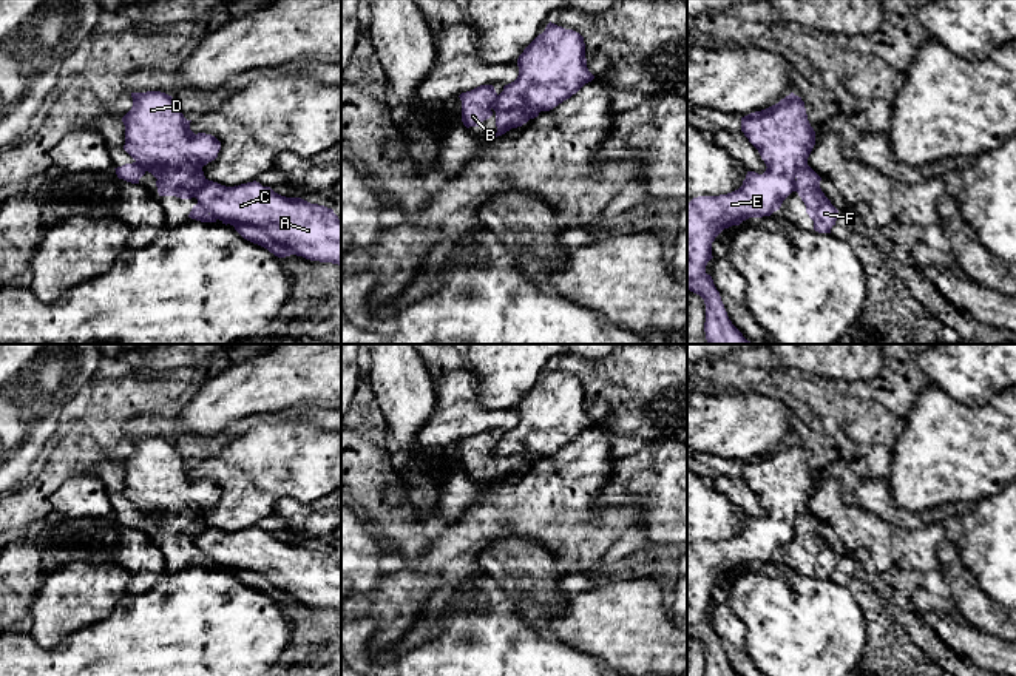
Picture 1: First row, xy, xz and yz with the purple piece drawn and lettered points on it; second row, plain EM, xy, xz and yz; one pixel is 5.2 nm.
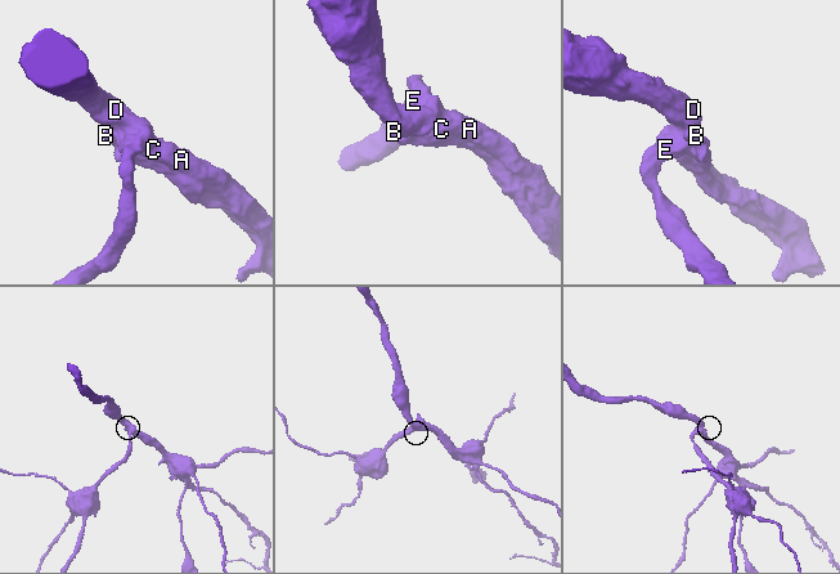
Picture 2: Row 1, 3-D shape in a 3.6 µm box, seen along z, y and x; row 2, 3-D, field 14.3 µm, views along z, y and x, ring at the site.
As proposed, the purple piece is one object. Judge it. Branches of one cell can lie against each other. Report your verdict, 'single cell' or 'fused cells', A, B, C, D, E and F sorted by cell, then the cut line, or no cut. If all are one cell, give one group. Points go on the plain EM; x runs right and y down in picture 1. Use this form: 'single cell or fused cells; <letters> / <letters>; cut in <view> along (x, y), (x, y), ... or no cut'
fused cells; A C D E / B F; cut in xy along (158, 525), (169, 516), (189, 516), (203, 528)

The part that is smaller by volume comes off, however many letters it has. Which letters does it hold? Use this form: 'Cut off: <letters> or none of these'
Cut off: B, F

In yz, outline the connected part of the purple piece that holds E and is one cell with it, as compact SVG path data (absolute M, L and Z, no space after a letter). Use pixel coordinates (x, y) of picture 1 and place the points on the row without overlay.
M791 438L778 449L741 463L741 477L758 495L766 509L766 517L747 517L743 531L727 540L698 542L687 549L687 636L699 641L706 650L704 676L738 676L727 662L713 625L706 619L712 602L712 588L732 571L740 571L749 563L770 562L780 556L783 546L795 537L798 515L808 511L808 503L815 491L815 477L811 472L801 443Z

